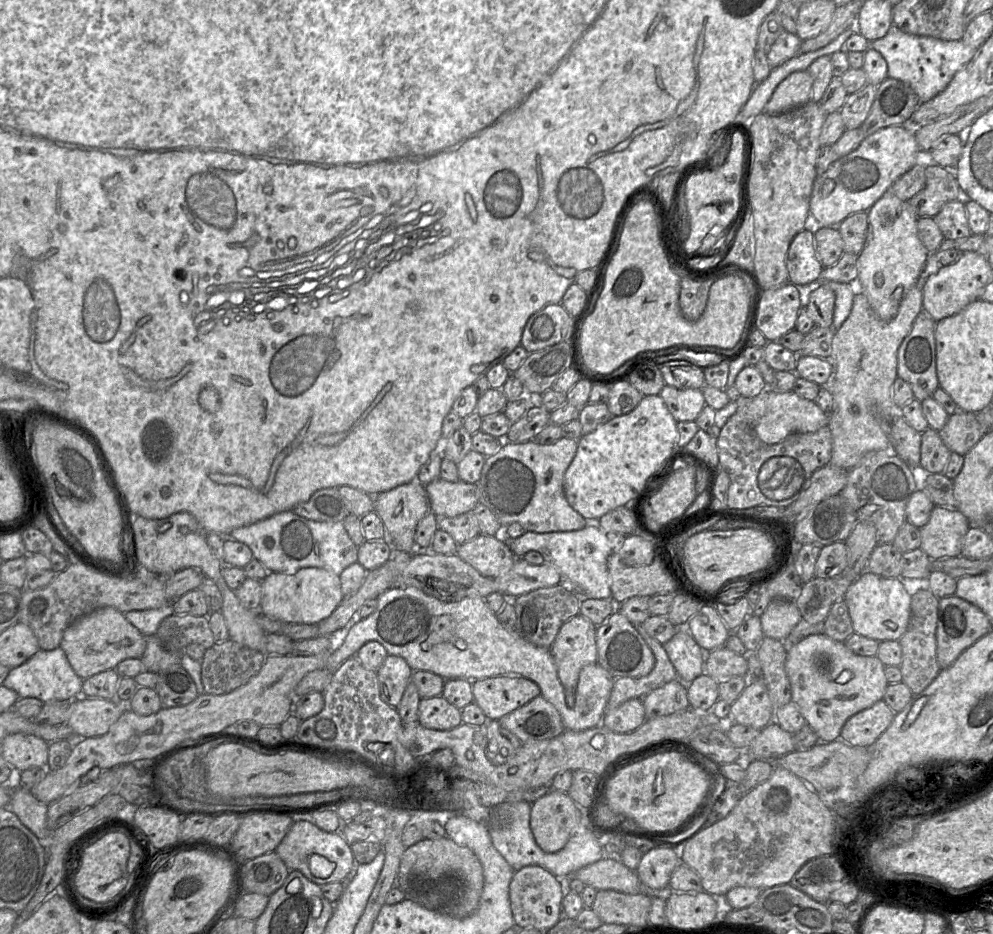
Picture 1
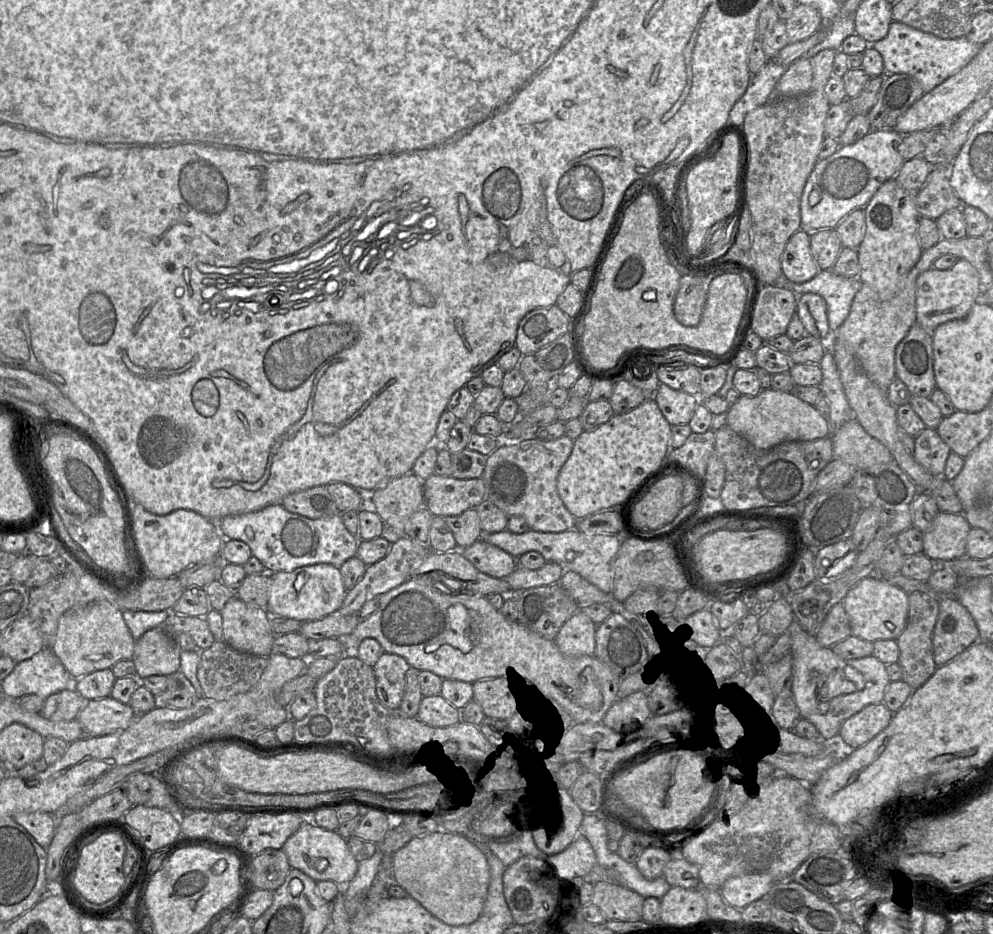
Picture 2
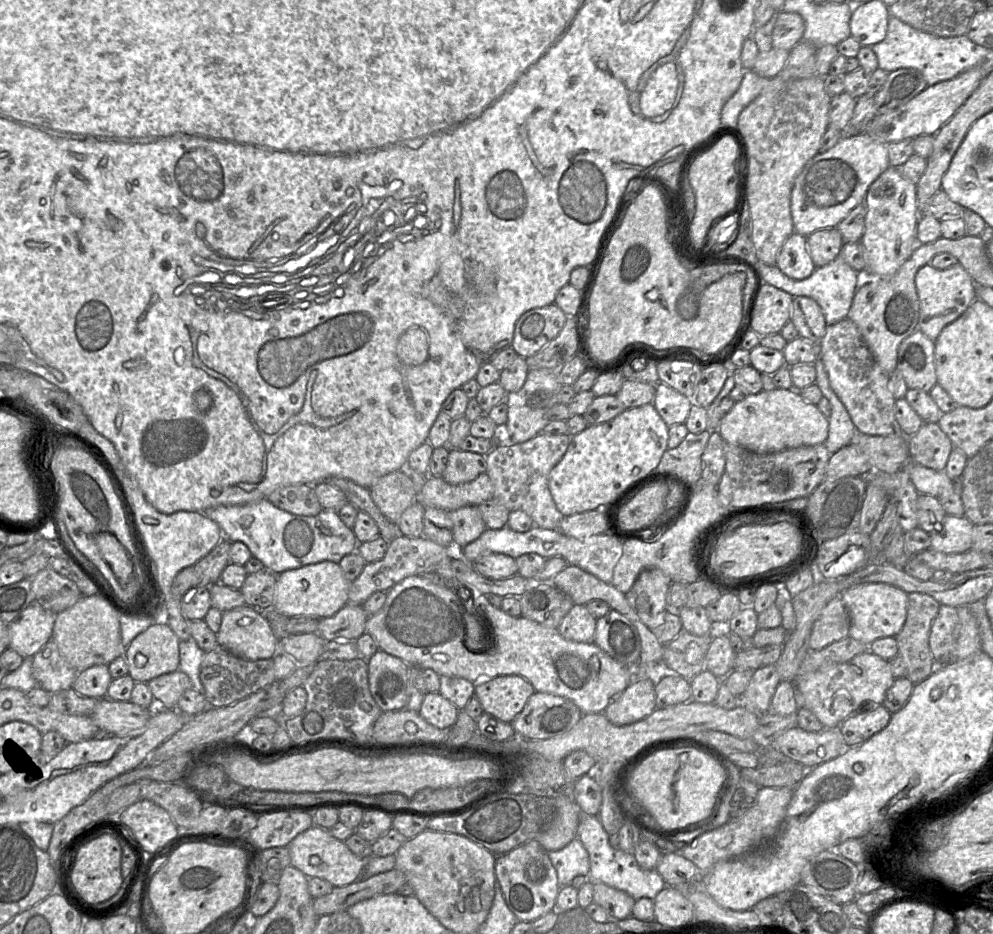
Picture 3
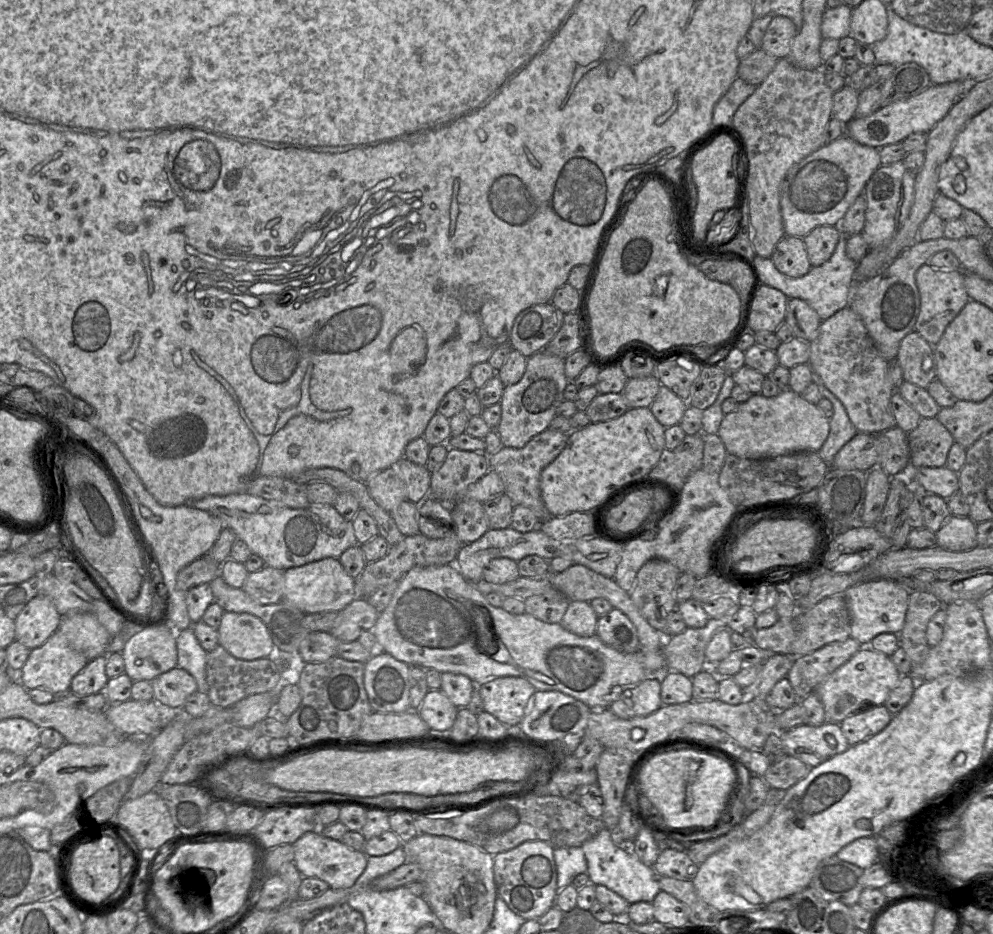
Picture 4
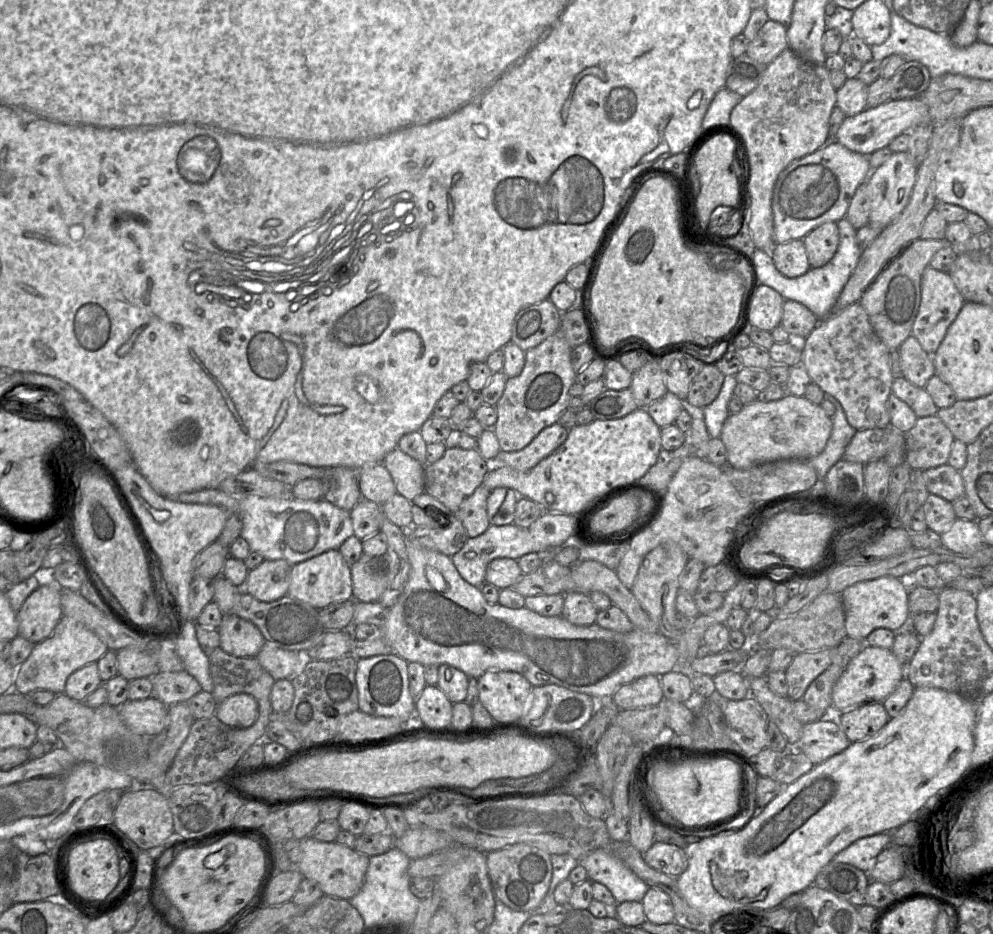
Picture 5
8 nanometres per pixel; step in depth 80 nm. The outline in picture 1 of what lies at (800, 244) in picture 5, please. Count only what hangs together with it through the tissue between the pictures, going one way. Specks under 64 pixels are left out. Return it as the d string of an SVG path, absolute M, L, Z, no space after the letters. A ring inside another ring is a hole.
M810 225L795 235L786 254L786 267L789 274L789 282L798 287L814 287L820 280L824 269L816 250L814 229L823 227Z

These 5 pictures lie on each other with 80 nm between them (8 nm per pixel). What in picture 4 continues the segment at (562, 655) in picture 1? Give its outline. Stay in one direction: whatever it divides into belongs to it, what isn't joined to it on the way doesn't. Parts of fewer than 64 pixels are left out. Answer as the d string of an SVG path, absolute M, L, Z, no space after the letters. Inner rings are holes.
M570 601L561 625L568 631L583 637L596 634L598 615L586 601Z

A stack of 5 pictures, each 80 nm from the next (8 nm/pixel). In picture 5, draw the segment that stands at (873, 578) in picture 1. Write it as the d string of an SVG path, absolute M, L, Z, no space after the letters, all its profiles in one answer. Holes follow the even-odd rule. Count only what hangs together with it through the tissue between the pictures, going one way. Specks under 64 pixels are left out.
M883 576L872 580L857 582L848 586L840 594L845 612L847 636L858 640L866 637L877 628L901 631L909 625L908 579Z

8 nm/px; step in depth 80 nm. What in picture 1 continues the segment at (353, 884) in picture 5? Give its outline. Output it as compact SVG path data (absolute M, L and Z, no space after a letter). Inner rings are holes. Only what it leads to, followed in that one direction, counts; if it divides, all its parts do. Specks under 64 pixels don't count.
M305 820L294 821L275 852L290 871L300 871L318 885L345 882L360 865L355 861L351 845L347 843L341 832L326 832Z

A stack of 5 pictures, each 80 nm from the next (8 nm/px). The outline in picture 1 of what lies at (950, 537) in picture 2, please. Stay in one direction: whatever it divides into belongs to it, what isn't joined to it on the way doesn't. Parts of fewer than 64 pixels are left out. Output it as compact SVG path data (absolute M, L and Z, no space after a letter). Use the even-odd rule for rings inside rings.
M934 506L928 522L919 529L920 548L932 561L962 556L963 540L970 527L958 509Z

